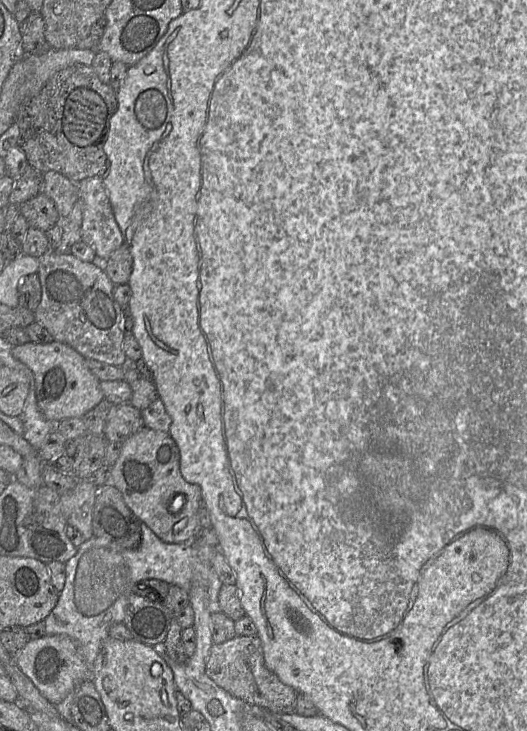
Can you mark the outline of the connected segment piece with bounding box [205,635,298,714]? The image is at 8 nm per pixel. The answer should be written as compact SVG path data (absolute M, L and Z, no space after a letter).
M236 635L224 643L213 644L206 662L205 673L218 686L250 705L256 705L275 714L295 713L298 692L284 684L268 669L263 646L257 635Z

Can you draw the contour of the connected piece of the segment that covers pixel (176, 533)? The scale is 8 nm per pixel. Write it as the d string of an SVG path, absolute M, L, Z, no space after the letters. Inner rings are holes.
M144 426L122 442L109 481L122 494L129 509L165 543L190 543L199 529L198 510L202 506L201 488L188 483L180 472L180 451L169 432ZM172 499L184 501L177 513L169 511Z

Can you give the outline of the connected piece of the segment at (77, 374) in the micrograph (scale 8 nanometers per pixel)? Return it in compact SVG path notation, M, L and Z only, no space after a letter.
M55 340L46 344L29 341L14 346L12 355L32 371L37 406L47 420L58 423L66 418L83 417L104 400L100 380L90 371L87 359L67 344Z

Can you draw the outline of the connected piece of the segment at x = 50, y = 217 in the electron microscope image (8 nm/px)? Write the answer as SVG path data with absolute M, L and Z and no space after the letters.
M44 193L29 199L20 205L20 215L23 216L30 228L46 232L54 225L61 223L54 201Z

